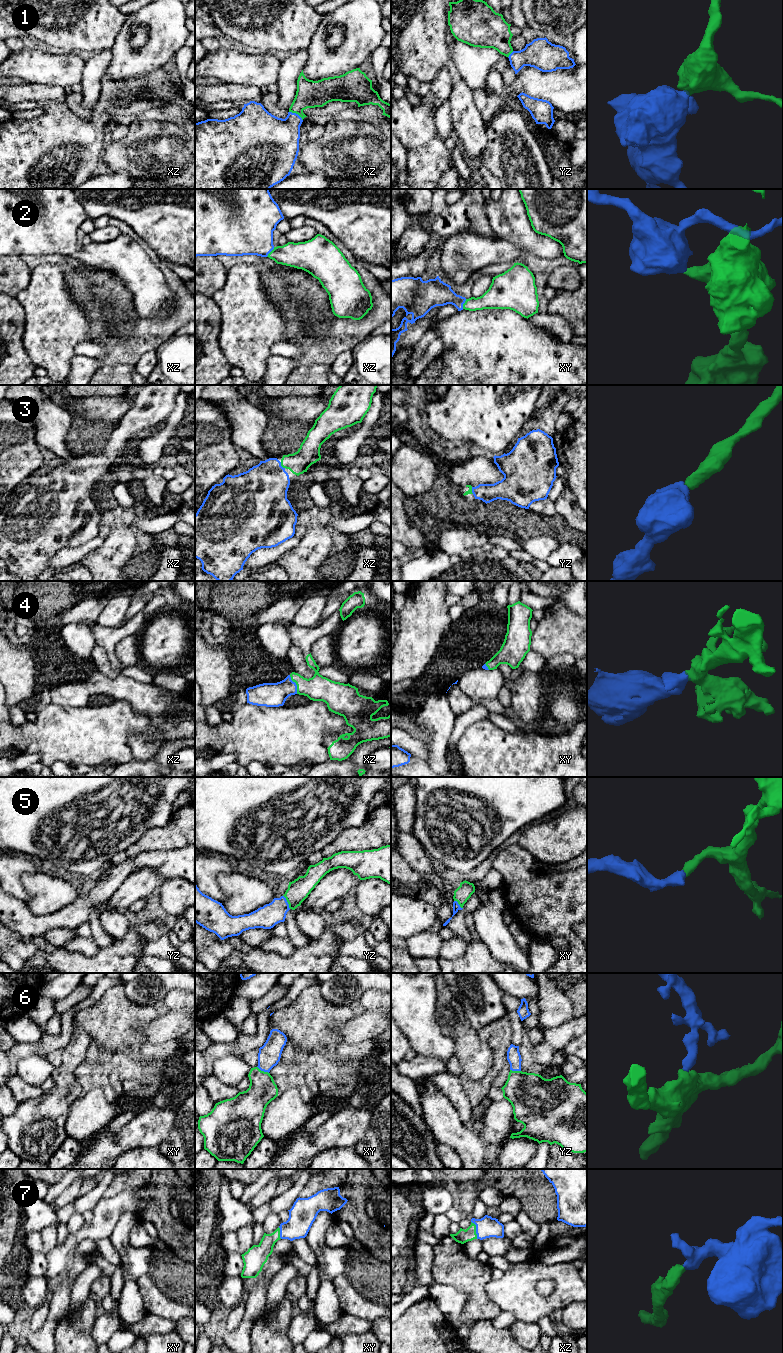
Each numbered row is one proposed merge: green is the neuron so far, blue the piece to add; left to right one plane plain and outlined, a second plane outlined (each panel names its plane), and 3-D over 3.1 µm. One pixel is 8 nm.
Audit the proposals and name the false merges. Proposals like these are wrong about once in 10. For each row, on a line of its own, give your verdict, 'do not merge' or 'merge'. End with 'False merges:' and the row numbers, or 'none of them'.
1: merge
2: merge
3: merge
4: merge
5: merge
6: merge
7: merge
False merges: none of them

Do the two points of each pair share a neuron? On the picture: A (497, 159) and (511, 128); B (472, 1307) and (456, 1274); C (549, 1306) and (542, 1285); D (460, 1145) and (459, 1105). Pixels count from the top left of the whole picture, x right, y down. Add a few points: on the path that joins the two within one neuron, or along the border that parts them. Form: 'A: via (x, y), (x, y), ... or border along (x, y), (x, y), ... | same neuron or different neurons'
A: via (505, 151), (509, 145), (509, 136) | same neuron
B: via (473, 1299), (473, 1291), (464, 1282) | same neuron
C: border along (555, 1284), (551, 1280), (540, 1280), (534, 1286) | different neurons
D: border along (446, 1096), (464, 1123) | different neurons

